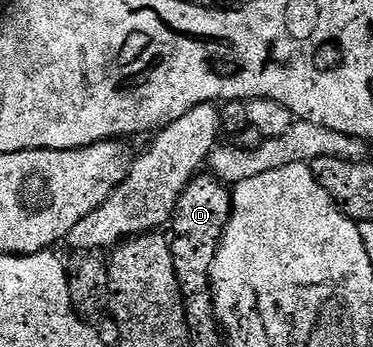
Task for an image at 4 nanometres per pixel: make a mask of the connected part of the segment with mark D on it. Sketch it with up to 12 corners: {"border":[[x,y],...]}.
{"border":[[215,176],[188,183],[170,223],[180,292],[212,288],[232,214]]}

